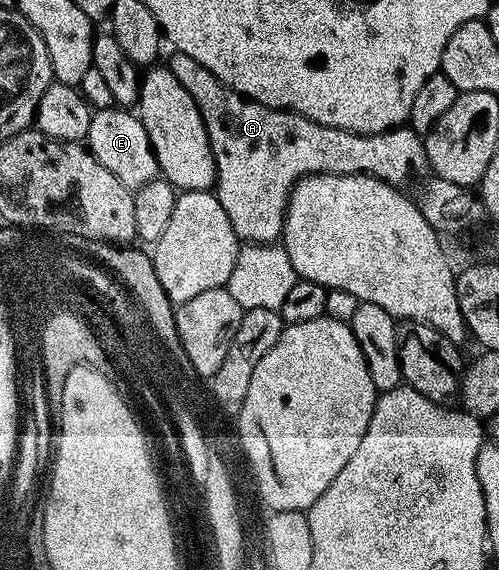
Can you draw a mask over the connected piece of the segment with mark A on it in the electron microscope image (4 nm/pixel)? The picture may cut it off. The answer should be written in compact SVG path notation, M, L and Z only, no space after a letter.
M171 51L168 67L180 81L180 86L192 94L196 106L200 110L200 118L204 118L204 126L208 130L208 142L212 146L212 154L216 162L216 195L220 206L224 206L224 214L228 214L228 222L232 222L232 230L239 241L248 244L273 244L281 237L286 207L290 201L290 191L298 181L312 174L344 174L345 176L375 176L395 186L405 185L405 180L417 168L425 169L426 146L423 137L409 126L391 128L389 132L377 132L371 136L361 136L355 132L345 132L324 126L320 122L310 120L285 108L269 108L247 96L241 96L232 90L212 70L204 70L196 58L188 58L188 54Z

